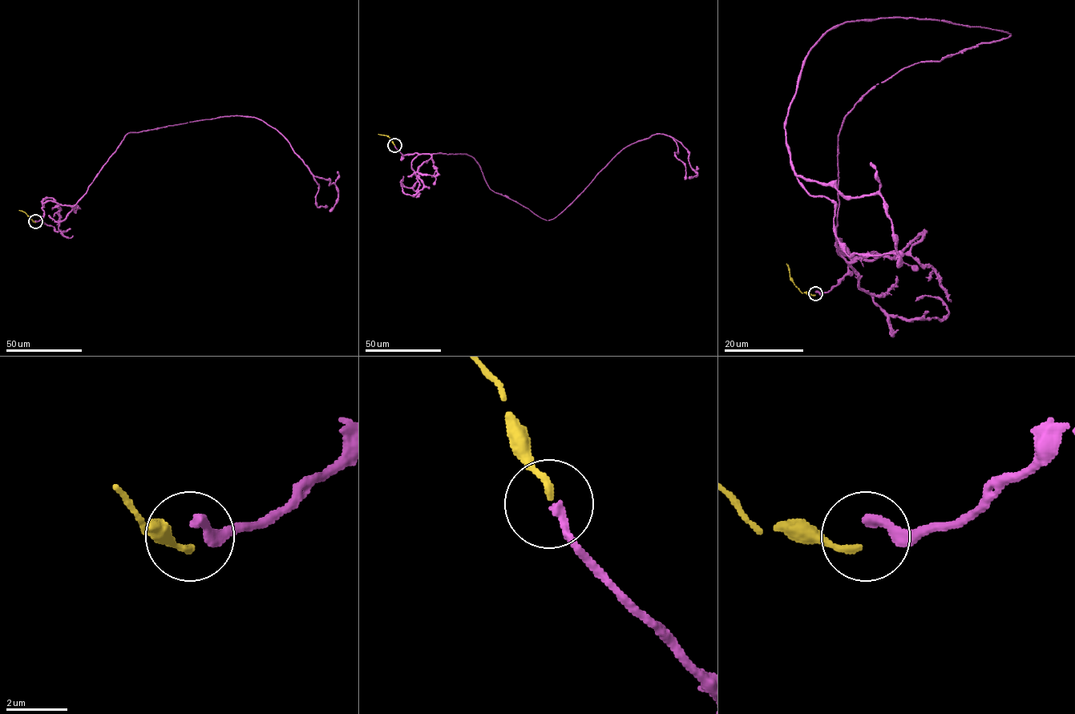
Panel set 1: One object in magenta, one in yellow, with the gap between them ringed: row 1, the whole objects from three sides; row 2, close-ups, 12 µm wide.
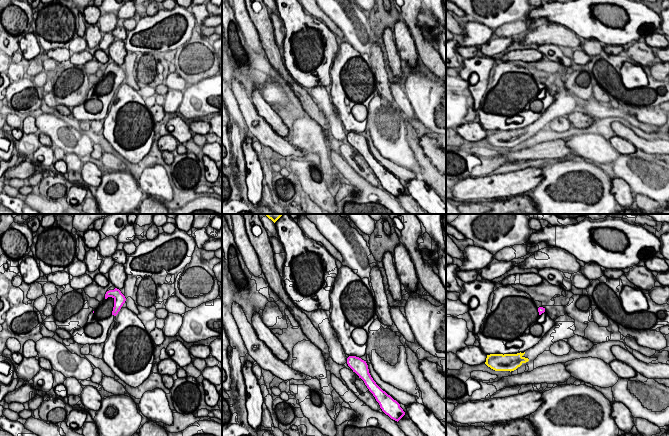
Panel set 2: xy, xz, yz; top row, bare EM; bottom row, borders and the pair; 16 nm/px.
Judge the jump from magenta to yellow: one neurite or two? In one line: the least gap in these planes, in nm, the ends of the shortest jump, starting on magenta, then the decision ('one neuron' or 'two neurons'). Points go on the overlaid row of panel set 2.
650 nm apart; from magenta across yz (539, 314), (524, 352); two neurons

